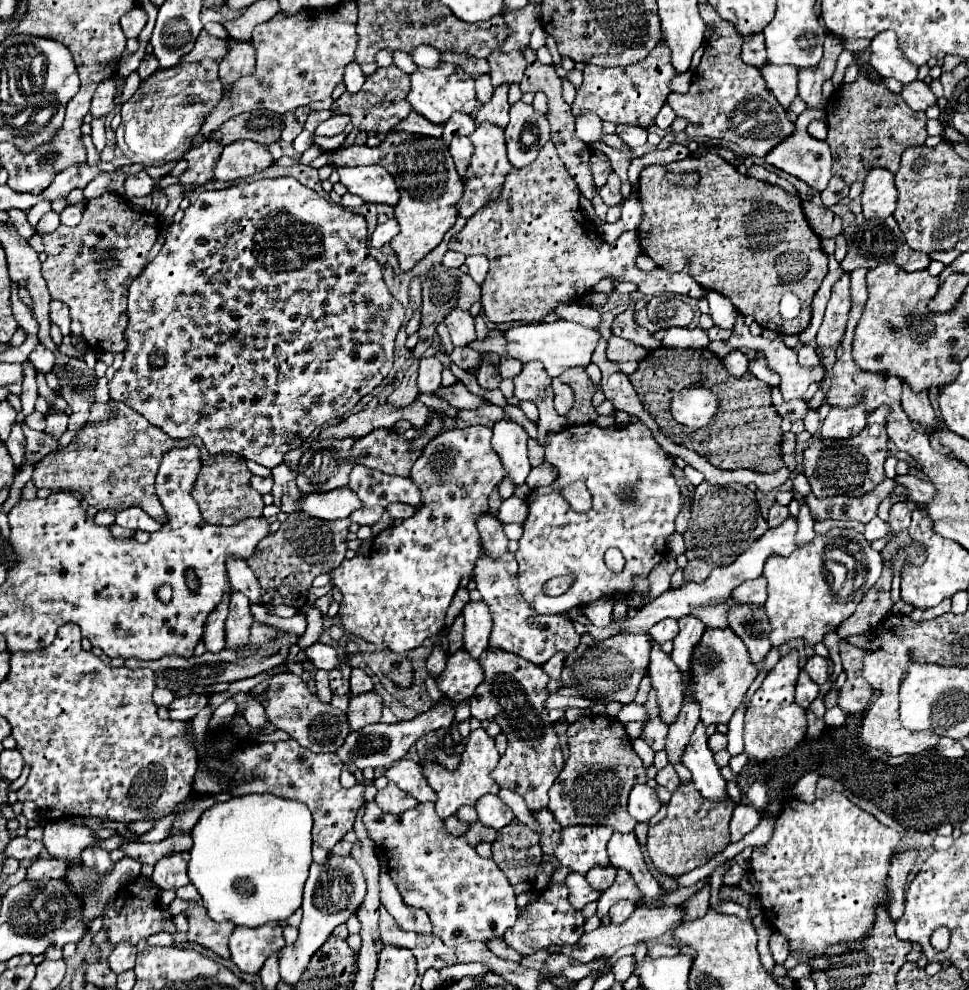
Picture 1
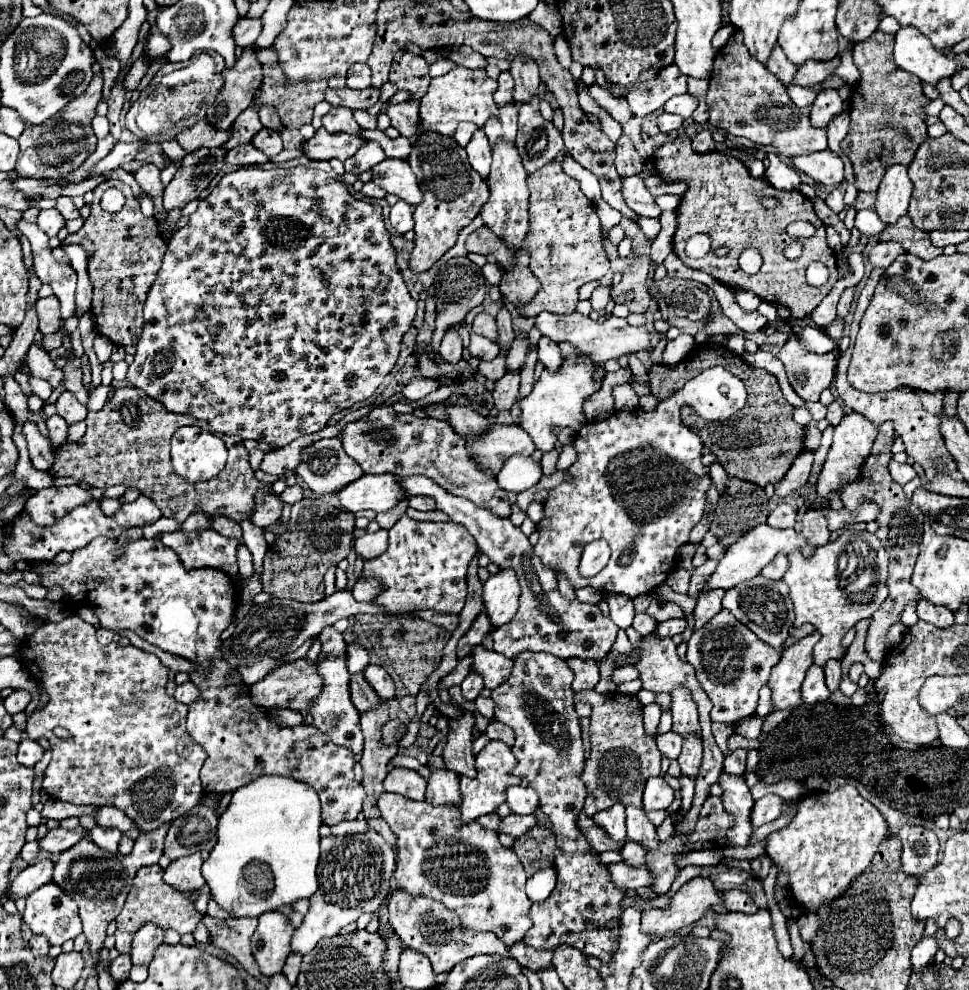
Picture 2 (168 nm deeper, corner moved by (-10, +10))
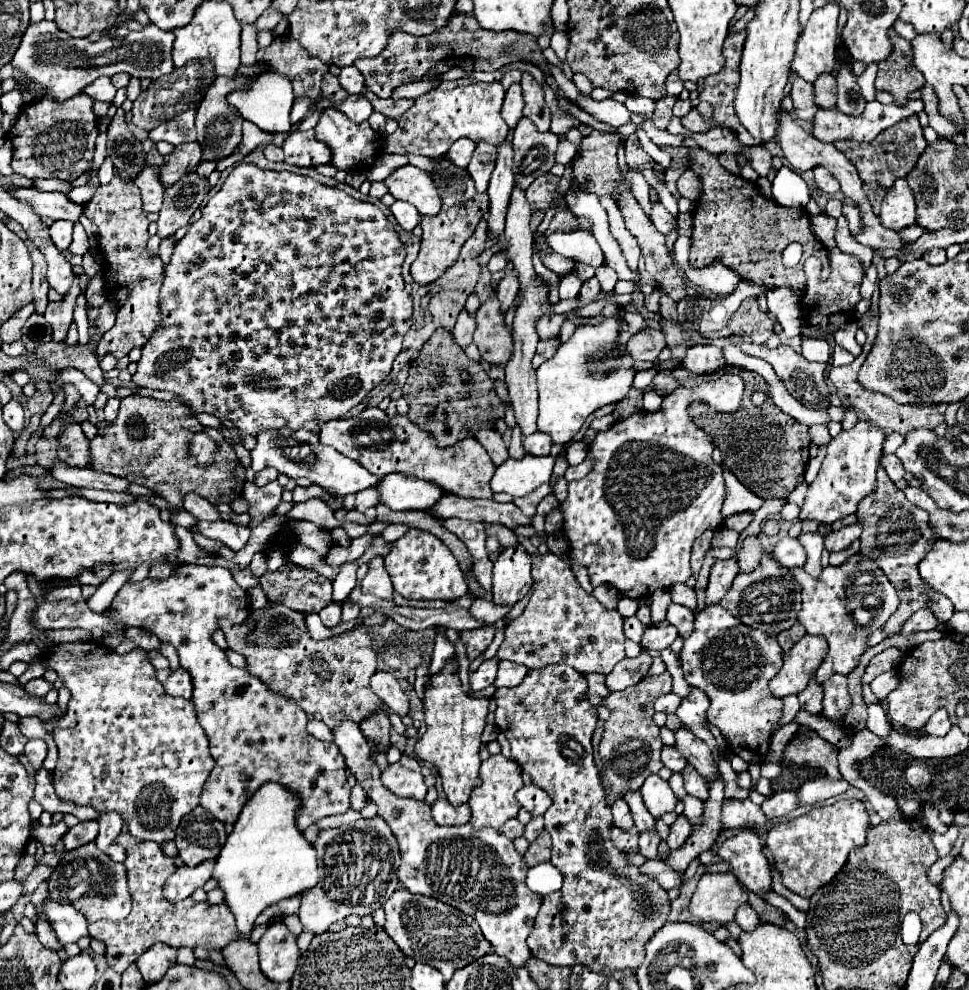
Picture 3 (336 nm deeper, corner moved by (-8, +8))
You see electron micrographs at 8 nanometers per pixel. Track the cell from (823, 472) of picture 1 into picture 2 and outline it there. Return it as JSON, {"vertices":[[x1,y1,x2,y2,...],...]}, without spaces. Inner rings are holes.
{"vertices":[[884,422,878,426,878,438,874,442,872,448,872,458,868,458,868,462,864,464,864,480,846,486,840,492,840,498,844,502,844,506,848,510,856,510,858,504,862,502,876,502,880,506,880,512,876,516,876,524,880,526,880,532,876,532,878,540,882,542,882,546,886,548,888,556,890,556,890,564,888,564,888,590,890,596,882,602,882,606,876,610,876,614,870,620,868,626,868,636,866,636,866,650,870,654,870,658,874,662,882,662,884,654,886,654,886,632,890,630,892,624,900,622,900,616,904,612,904,606,910,602,920,602,924,596,920,594,920,590,916,586,912,586,910,578,912,578,912,570,920,552,920,542,922,542,922,524,924,524,924,514,920,512,920,508,912,506,910,500,906,498,904,490,900,484,896,484,888,472,888,462,892,460,892,442,894,442,894,428,890,422]]}

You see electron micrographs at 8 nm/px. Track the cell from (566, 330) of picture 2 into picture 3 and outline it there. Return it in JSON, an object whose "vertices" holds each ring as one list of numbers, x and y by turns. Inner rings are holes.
{"vertices":[[640,330,638,334,634,334,628,344,626,344,626,352,630,352,630,356,634,360,650,360,656,362,660,350,666,346,664,342,664,334,660,330]]}

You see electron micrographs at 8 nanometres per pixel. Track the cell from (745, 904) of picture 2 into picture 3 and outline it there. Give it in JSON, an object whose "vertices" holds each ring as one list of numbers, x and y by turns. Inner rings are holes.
{"vertices":[[742,904,742,908,738,908,734,920,738,922,738,926,740,926,742,930,754,930,754,928,760,924,760,918,758,918,758,914,752,910,750,904]]}

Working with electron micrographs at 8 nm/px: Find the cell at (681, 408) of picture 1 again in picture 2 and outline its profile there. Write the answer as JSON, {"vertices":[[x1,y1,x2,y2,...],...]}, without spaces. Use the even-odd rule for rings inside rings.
{"vertices":[[710,368,688,380,684,388,674,396,662,400,652,412,642,408,620,410,612,414,612,418,604,422,588,422,576,434,574,448,578,452,578,460,568,468,574,476,574,482,562,482,554,490,550,490,548,500,544,502,544,518,538,524,540,540,534,546,536,556,542,558,544,566,552,566,568,576,574,588,592,586,600,592,616,592,628,598,636,598,640,594,654,592,660,584,664,584,670,570,676,566,676,550,688,542,690,530,704,516,706,492,712,486,706,466,702,464,704,444,702,440,688,430,680,420,680,408,690,406,705,420,718,421,736,414,746,404,746,388,744,382,730,374,726,368],[604,538,612,548,612,558,608,566,592,578,582,578,578,572,578,562,582,550,592,540]]}

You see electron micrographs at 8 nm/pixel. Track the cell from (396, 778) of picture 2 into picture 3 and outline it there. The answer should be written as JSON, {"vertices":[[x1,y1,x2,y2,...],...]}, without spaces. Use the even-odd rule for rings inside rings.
{"vertices":[[406,754,396,764,390,764,382,772,382,784,392,794,396,794,400,798,414,798,414,800,424,800,426,790,428,790,422,780,418,760,406,756]]}

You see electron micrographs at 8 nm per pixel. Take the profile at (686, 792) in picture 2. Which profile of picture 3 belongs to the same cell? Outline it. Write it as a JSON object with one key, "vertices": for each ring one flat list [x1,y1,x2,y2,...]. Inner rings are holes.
{"vertices":[[680,814,676,818,676,822,670,826,670,834,668,834,668,840,666,840,668,846,670,848,680,848,684,844,684,840,690,836,690,832,692,832,692,826,690,826,688,818,684,814]]}

